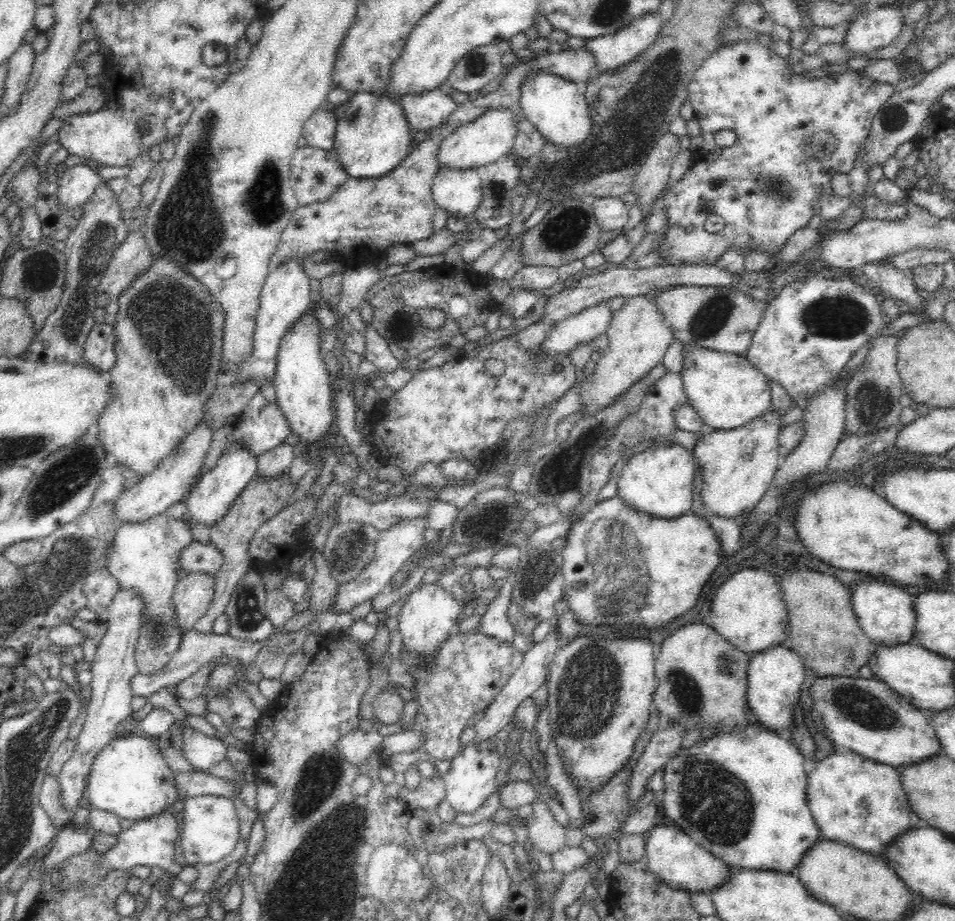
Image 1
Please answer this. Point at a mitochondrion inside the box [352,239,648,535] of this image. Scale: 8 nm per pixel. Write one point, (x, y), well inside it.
(561, 477)

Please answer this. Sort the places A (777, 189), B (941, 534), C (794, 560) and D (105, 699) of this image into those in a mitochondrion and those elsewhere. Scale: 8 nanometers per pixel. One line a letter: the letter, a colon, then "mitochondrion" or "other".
A: mitochondrion
B: other
C: other
D: other

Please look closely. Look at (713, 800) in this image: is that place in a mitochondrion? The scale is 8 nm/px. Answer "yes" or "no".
yes

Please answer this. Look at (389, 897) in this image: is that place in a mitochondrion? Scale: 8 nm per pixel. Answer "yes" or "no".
no

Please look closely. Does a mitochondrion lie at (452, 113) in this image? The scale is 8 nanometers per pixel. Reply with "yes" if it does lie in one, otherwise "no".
no

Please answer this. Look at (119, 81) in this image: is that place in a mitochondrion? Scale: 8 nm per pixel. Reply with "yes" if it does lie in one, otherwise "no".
no

